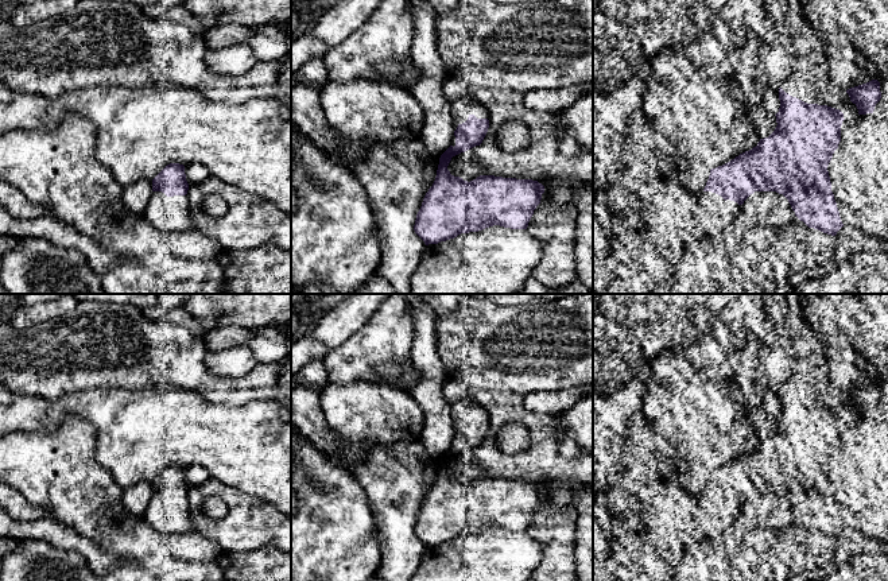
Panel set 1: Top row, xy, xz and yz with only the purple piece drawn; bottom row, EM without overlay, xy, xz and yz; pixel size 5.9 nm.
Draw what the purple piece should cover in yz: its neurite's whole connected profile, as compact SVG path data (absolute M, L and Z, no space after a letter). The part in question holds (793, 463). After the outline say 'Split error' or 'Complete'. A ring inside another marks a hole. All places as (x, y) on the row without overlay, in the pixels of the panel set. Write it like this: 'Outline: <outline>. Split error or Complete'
Outline: M779 390L775 433L756 449L710 472L689 526L691 542L714 541L755 493L783 496L808 530L835 538L844 528L827 468L841 444L844 415L807 406Z. Split error

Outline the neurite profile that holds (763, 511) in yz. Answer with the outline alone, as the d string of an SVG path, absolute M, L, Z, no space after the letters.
M755 493L742 506L748 530L776 530L796 520L788 501L776 493Z

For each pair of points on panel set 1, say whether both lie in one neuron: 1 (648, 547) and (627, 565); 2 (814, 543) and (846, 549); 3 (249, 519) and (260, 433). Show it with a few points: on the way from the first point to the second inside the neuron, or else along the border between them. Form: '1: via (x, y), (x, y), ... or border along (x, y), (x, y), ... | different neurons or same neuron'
1: border along (612, 539), (621, 543), (640, 566) | different neurons
2: border along (836, 538), (834, 557), (830, 561) | different neurons
3: border along (243, 491), (268, 500), (276, 508) | different neurons

